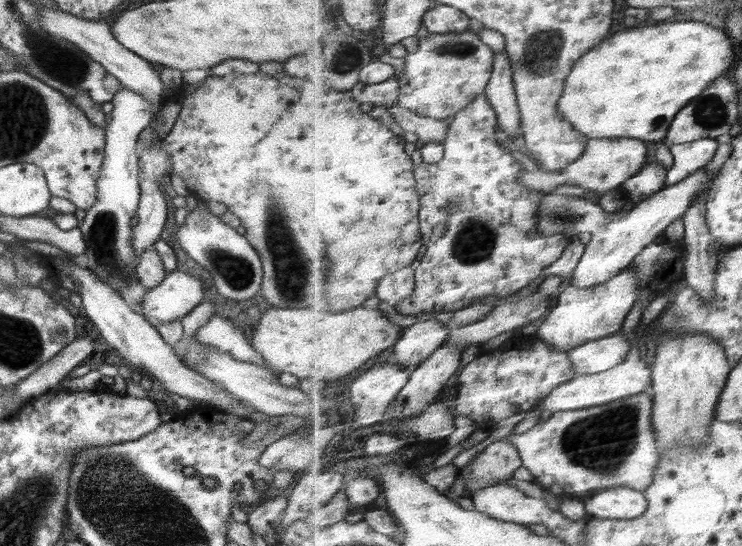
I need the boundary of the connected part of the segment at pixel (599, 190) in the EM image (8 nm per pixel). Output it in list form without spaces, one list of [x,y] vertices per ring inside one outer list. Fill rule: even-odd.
[[[591,138],[587,151],[576,163],[562,171],[548,171],[544,168],[537,172],[527,171],[521,176],[520,182],[527,187],[550,193],[564,184],[578,185],[585,188],[587,197],[594,199],[597,198],[595,194],[599,194],[601,198],[608,191],[618,190],[629,178],[636,176],[636,173],[642,172],[650,158],[646,143],[647,141],[637,138]]]

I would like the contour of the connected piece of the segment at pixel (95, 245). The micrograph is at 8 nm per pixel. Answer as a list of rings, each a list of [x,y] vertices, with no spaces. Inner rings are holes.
[[[122,84],[111,102],[114,109],[111,112],[110,123],[104,128],[104,157],[100,176],[96,181],[97,202],[86,211],[84,220],[78,227],[87,246],[82,263],[120,294],[126,288],[139,285],[134,271],[138,259],[135,258],[134,248],[131,245],[132,227],[137,216],[141,193],[138,180],[141,168],[138,161],[137,140],[142,130],[151,124],[155,106]]]

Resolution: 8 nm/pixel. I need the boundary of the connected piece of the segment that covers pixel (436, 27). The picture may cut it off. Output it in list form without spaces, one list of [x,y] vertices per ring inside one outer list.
[[[437,4],[425,17],[425,25],[432,33],[461,33],[468,31],[470,20],[458,8]]]

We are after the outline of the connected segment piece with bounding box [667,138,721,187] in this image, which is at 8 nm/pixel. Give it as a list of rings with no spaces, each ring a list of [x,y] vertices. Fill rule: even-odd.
[[[703,138],[694,142],[672,145],[675,163],[669,170],[667,186],[674,186],[688,178],[693,172],[703,169],[714,161],[720,148],[715,138]]]

